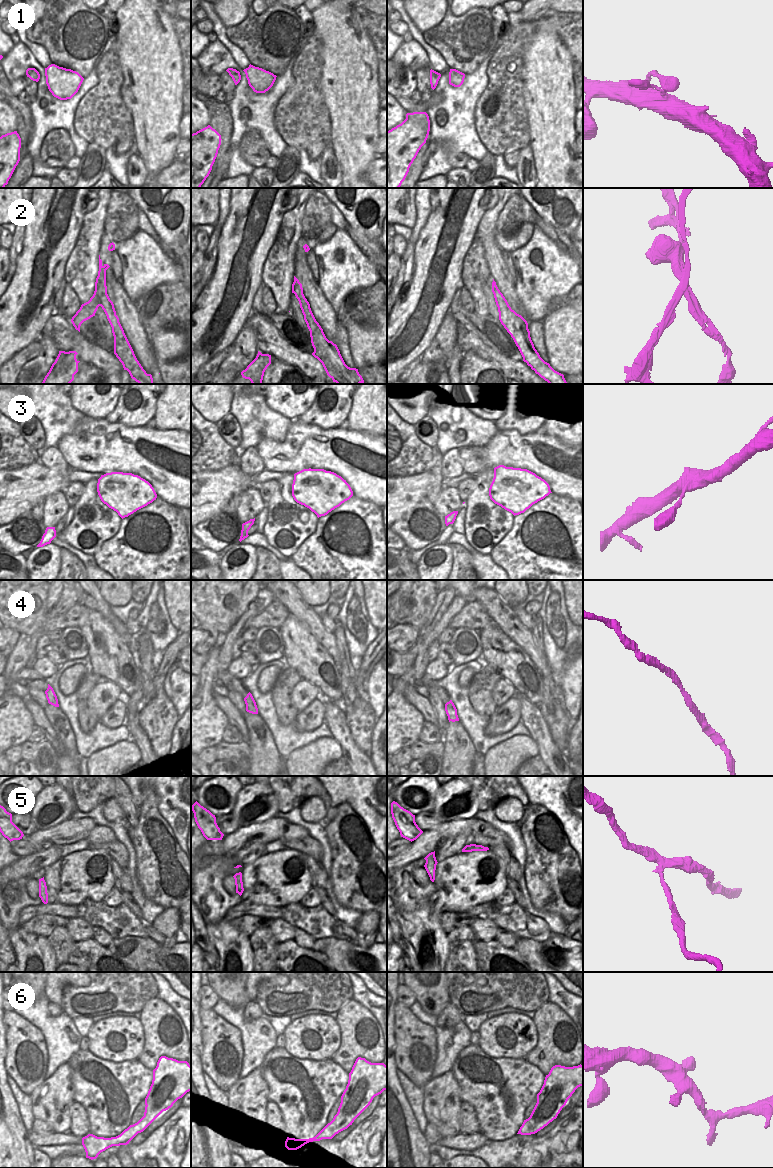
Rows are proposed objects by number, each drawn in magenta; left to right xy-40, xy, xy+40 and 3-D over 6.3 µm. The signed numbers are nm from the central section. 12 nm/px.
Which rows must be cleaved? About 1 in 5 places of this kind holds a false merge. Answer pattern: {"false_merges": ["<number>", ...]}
{"false_merges": ["2", "5"]}

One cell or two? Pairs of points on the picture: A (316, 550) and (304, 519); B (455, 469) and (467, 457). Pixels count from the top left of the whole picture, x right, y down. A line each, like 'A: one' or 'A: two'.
A: two
B: two

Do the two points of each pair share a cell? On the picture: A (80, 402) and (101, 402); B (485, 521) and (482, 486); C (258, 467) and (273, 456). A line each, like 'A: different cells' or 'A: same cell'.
A: same cell
B: same cell
C: different cells

